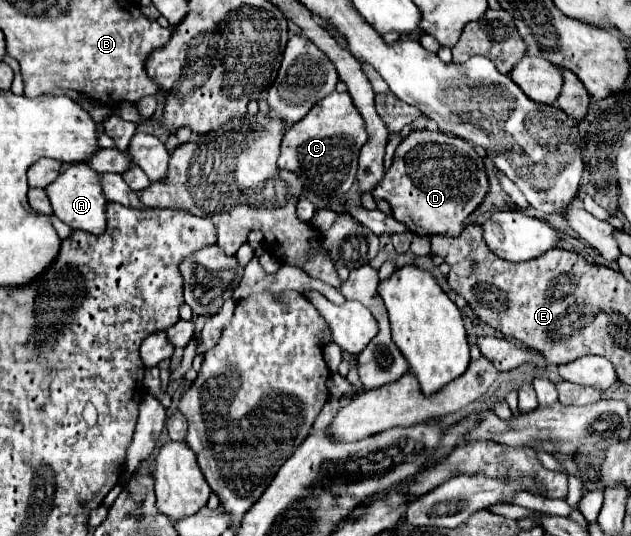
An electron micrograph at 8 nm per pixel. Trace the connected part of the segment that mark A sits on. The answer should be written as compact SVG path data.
M77 163L77 165L71 165L65 173L61 173L57 177L57 181L53 181L49 187L45 187L45 191L53 205L53 215L57 215L57 219L67 223L71 229L89 231L93 235L101 235L105 231L107 199L101 189L101 173L97 173L95 169L91 169L85 163Z

